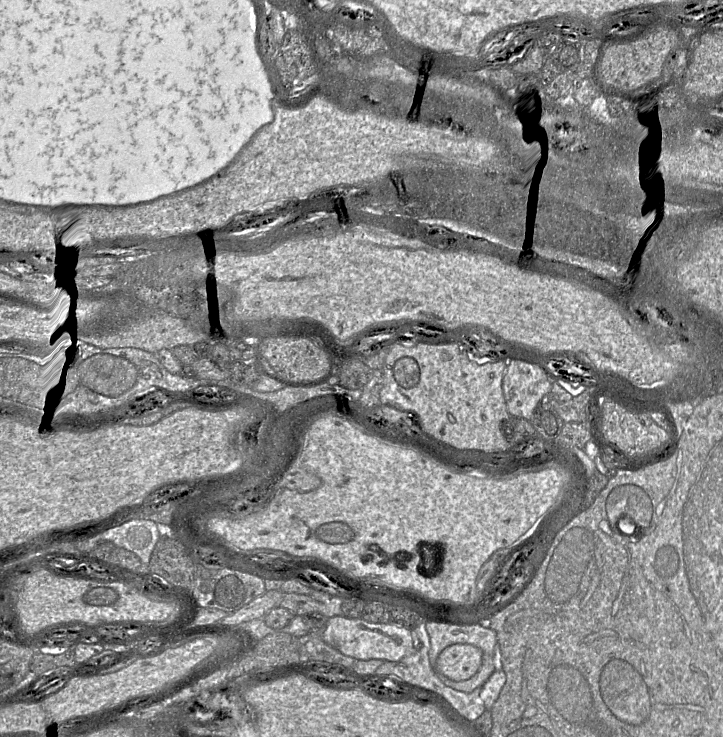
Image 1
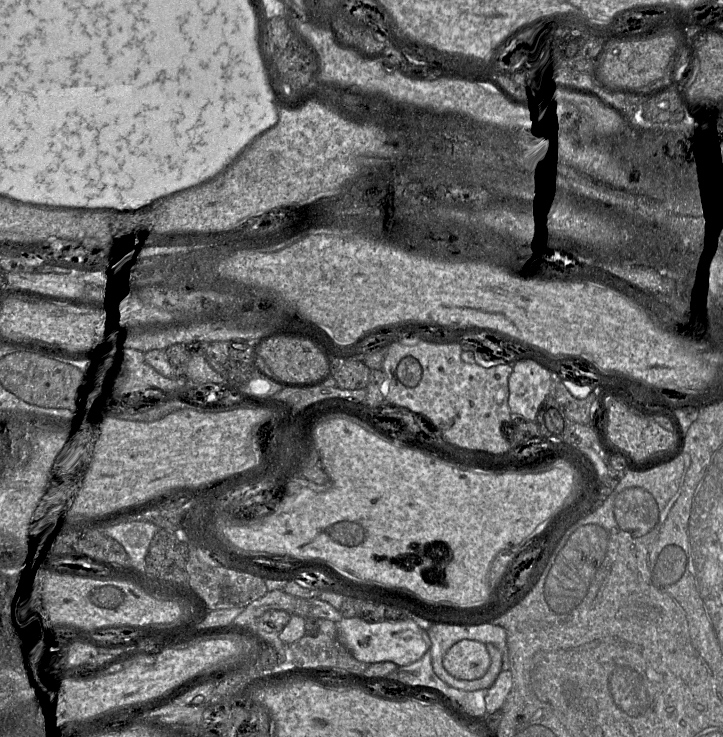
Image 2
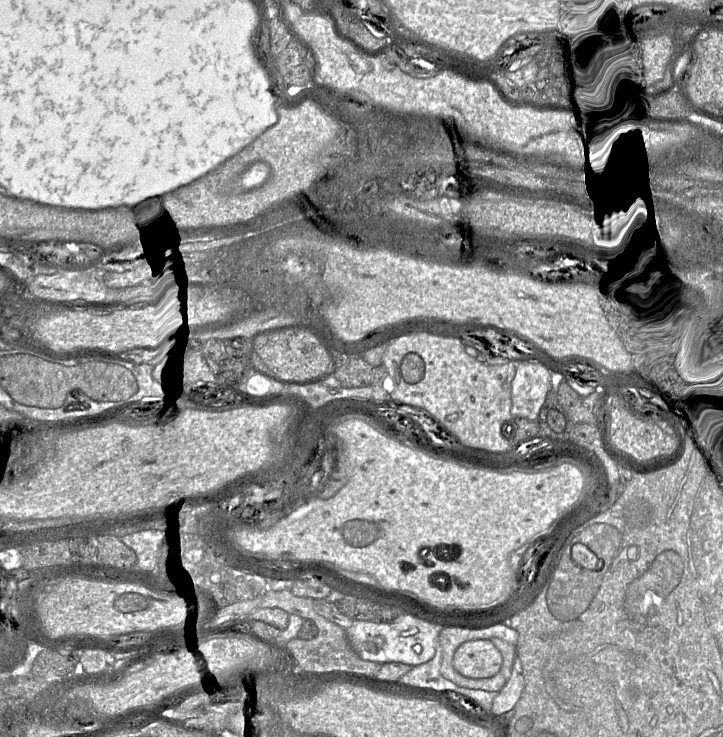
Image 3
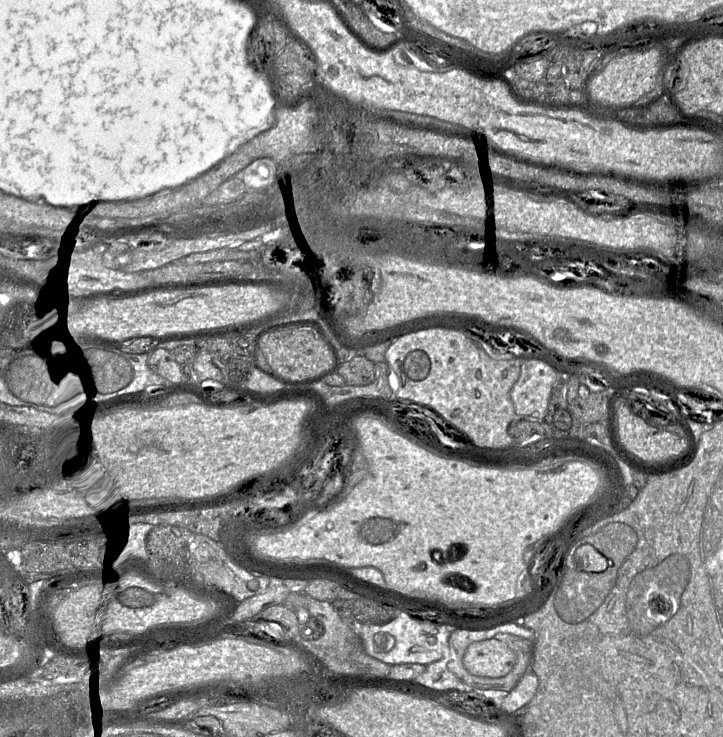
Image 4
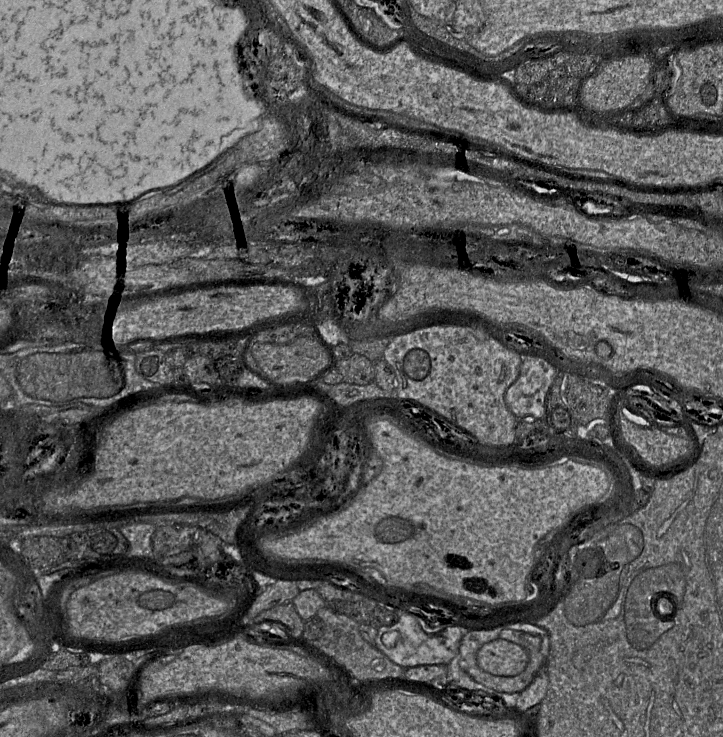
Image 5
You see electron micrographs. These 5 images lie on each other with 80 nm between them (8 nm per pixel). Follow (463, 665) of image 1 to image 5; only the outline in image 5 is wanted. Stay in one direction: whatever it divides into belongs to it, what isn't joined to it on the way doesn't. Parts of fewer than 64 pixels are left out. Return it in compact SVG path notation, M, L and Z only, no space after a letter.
M500 638L483 644L477 653L478 666L495 676L519 675L528 662L529 656L523 647Z

